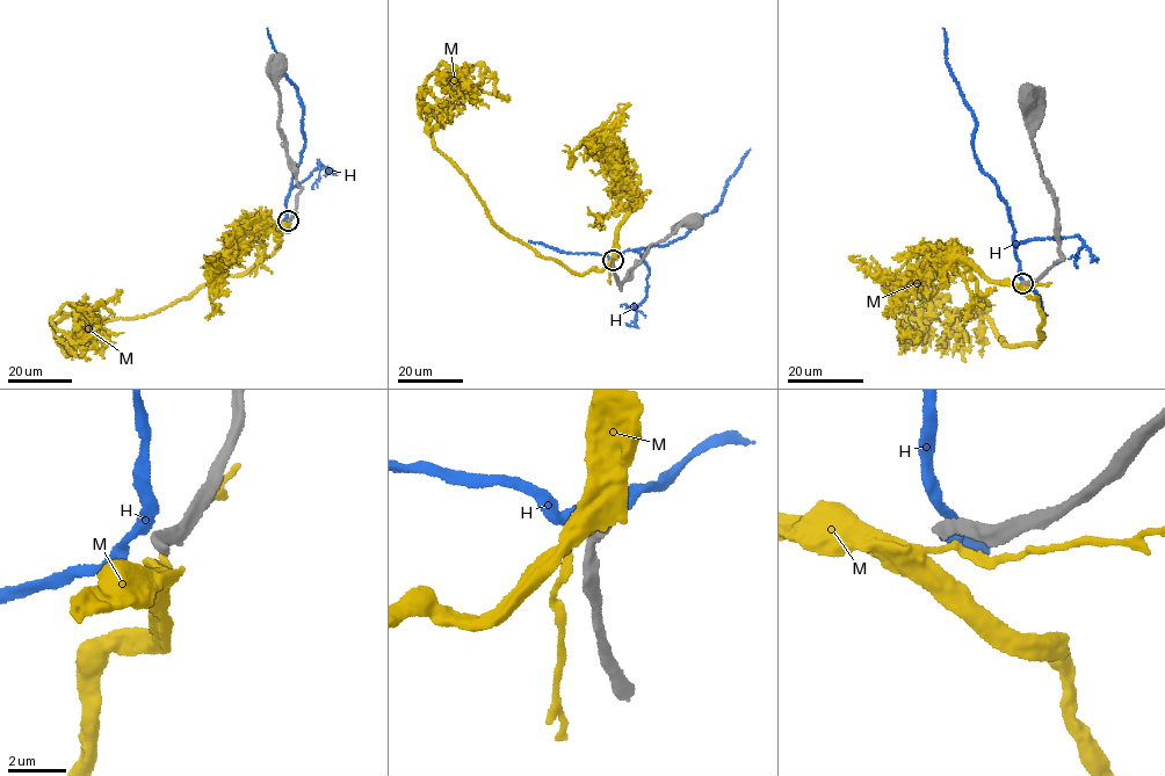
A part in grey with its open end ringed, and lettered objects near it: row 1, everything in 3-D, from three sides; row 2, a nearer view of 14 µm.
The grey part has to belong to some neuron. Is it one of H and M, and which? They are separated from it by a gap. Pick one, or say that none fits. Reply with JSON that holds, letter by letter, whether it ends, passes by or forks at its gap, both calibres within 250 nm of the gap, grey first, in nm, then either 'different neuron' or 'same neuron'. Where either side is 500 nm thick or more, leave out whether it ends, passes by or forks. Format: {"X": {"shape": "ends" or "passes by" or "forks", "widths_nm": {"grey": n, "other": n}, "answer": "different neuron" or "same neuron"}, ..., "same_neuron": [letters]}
{"H": {"shape": "passes by", "widths_nm": {"grey": 440, "other": 320}, "answer": "different neuron"}, "M": {"shape": "passes by", "widths_nm": {"grey": 440, "other": 200}, "answer": "same neuron"}, "same_neuron": ["M"]}

